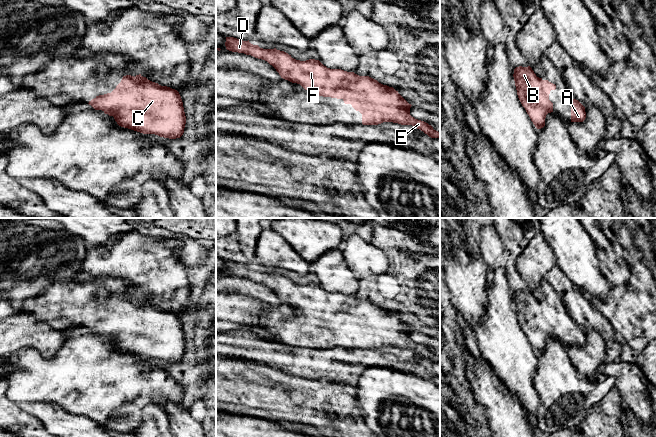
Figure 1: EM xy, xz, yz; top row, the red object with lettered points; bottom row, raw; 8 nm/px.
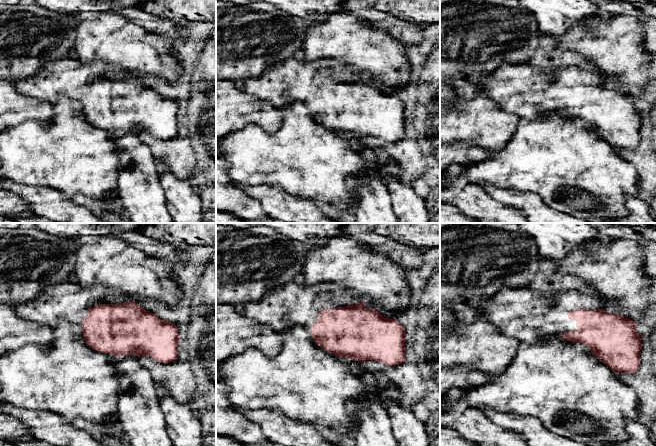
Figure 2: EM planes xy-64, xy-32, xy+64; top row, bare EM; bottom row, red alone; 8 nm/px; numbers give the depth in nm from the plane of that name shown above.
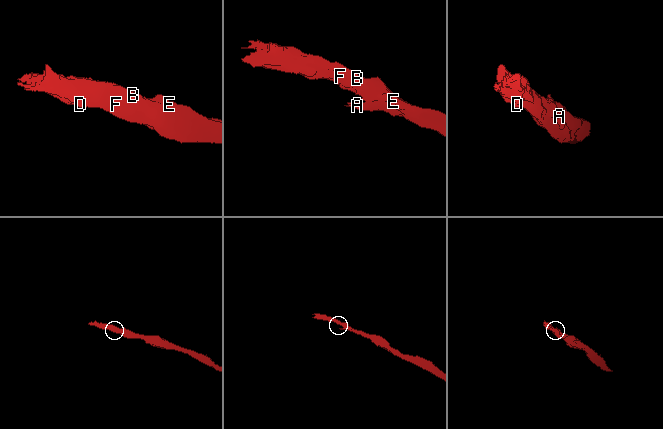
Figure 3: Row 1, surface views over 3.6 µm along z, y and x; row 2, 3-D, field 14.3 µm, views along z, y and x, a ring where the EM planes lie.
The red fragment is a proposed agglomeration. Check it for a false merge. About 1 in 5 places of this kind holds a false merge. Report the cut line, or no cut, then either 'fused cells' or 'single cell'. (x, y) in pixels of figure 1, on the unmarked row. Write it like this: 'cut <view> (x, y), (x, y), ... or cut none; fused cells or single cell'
cut none; single cell

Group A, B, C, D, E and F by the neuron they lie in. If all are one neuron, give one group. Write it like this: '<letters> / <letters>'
A B C D E F

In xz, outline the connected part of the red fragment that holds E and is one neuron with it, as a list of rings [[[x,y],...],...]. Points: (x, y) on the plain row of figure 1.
[[[226,261],[225,266],[226,273],[232,276],[244,277],[246,279],[251,279],[255,282],[267,285],[272,289],[276,295],[279,297],[281,302],[288,304],[292,307],[300,308],[305,314],[311,315],[314,318],[323,321],[331,321],[342,323],[345,328],[351,328],[352,331],[362,338],[362,348],[363,349],[378,349],[383,346],[393,346],[401,349],[412,349],[417,353],[420,353],[425,358],[431,362],[440,362],[440,356],[433,353],[428,347],[415,343],[410,339],[411,328],[409,328],[393,311],[383,309],[377,304],[369,300],[359,300],[354,296],[347,296],[341,293],[330,293],[324,290],[319,284],[309,283],[306,285],[296,284],[291,281],[288,277],[284,275],[274,273],[263,273],[258,269],[253,269],[248,265],[243,265],[234,261]]]

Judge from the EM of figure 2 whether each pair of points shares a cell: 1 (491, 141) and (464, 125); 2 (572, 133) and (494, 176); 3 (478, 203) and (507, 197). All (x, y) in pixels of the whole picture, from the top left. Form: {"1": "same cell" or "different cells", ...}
{"1": "same cell", "2": "same cell", "3": "different cells"}

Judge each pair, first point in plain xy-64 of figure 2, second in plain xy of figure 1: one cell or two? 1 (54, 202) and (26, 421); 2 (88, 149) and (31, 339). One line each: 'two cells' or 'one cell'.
1: two cells
2: two cells

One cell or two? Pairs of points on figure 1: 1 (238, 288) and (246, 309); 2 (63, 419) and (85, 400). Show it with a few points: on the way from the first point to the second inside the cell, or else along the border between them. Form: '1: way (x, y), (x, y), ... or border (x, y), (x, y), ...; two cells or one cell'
1: border (226, 293), (245, 294), (262, 302); two cells
2: border (48, 404), (93, 419); two cells

